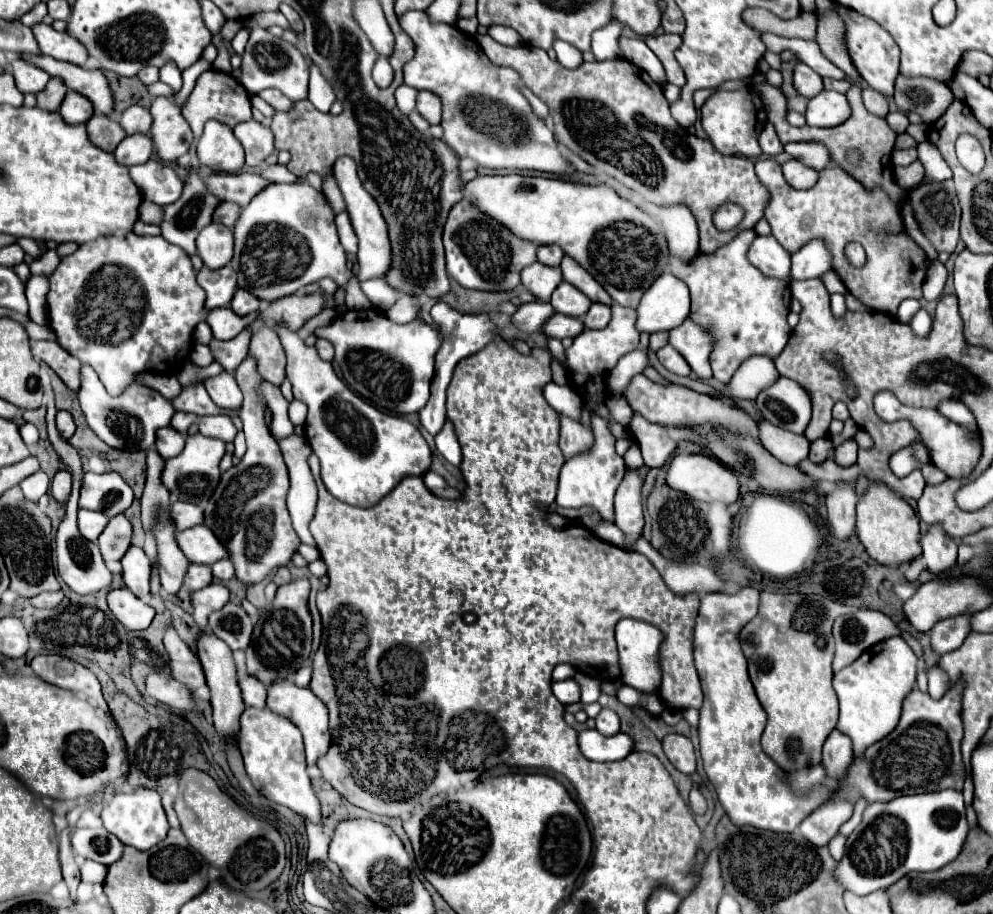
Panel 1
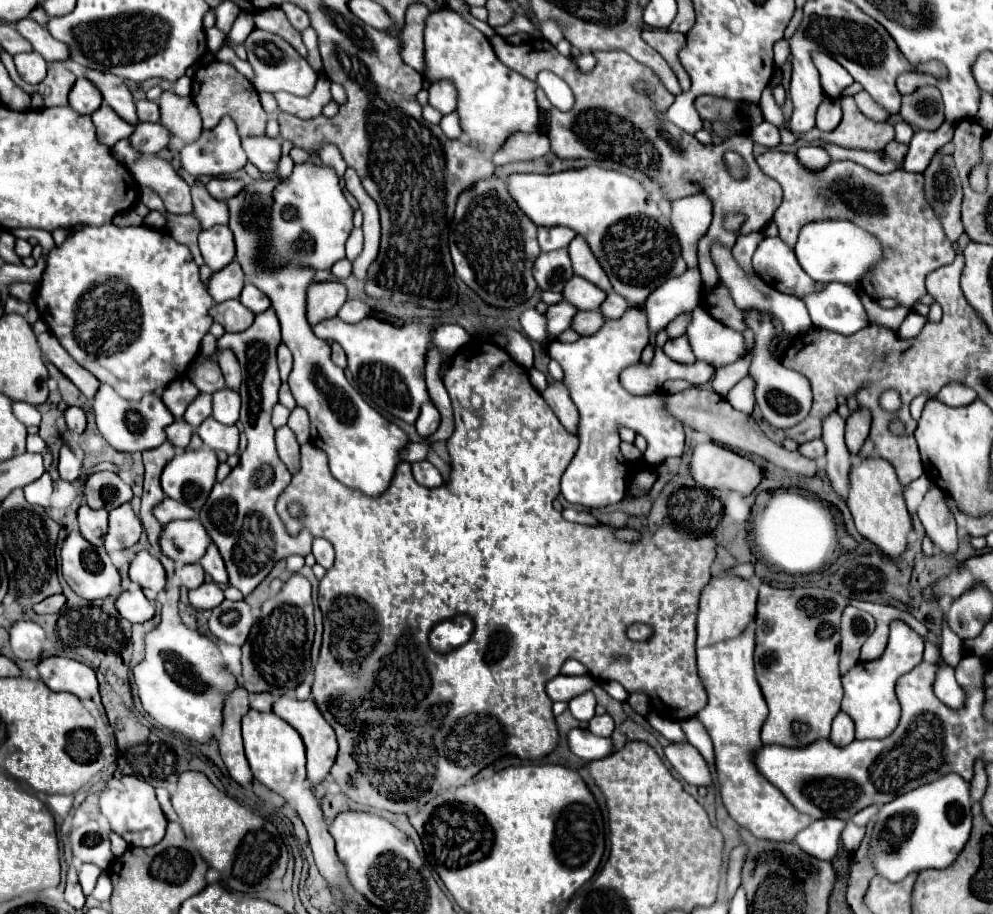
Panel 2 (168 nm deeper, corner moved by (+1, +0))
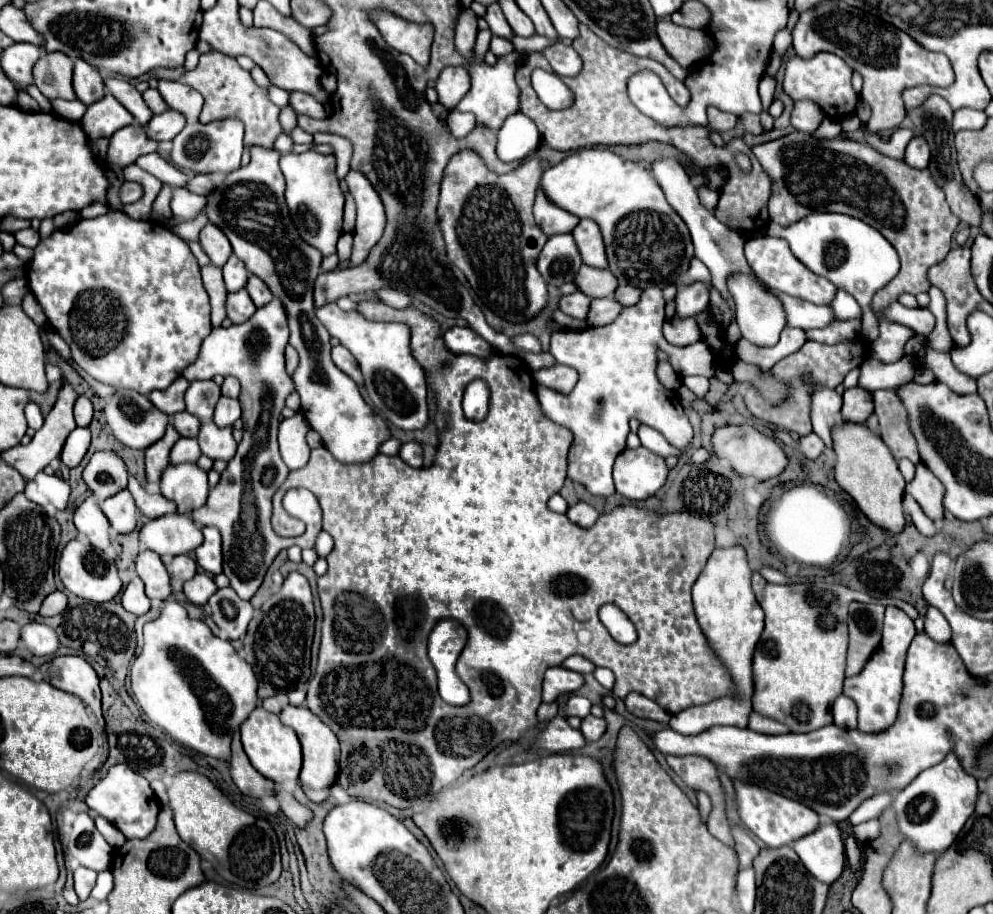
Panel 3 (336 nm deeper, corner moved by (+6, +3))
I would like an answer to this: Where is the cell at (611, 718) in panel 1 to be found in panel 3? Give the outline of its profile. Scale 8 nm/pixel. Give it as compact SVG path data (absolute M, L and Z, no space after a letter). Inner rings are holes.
M587 715L585 719L583 719L583 723L581 723L581 733L583 733L583 737L587 739L587 741L597 741L601 735L603 735L603 731L605 731L605 719L597 719L597 717L593 717L593 715Z

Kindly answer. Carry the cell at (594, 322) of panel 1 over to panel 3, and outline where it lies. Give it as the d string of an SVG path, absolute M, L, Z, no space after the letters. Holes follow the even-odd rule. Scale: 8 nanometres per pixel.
M621 285L615 291L615 299L619 299L619 303L623 303L625 307L635 305L641 297L641 289L639 287L631 287L631 285Z

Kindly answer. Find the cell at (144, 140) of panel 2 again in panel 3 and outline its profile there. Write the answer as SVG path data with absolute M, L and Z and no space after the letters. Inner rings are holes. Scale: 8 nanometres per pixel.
M167 109L165 113L155 115L147 125L147 135L155 141L171 141L175 135L181 133L181 129L187 125L187 119L183 113Z

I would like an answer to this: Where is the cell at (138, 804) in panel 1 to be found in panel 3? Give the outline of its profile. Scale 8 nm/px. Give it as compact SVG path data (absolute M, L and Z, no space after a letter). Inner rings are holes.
M113 765L107 775L87 793L85 803L93 807L101 817L111 821L127 839L143 839L147 837L157 823L159 799L155 797L149 781L139 773L131 771L127 765Z

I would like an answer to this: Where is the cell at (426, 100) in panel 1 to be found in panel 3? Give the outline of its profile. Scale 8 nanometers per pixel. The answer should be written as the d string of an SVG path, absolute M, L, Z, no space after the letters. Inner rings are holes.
M445 67L445 71L435 81L435 89L439 93L439 103L447 109L453 109L465 93L471 89L471 79L465 67Z

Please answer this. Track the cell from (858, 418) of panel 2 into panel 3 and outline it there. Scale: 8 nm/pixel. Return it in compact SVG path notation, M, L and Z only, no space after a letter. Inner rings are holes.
M863 387L845 389L843 393L843 409L841 415L845 421L865 423L865 419L873 413L873 395Z

